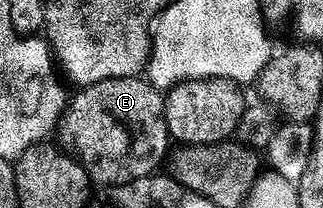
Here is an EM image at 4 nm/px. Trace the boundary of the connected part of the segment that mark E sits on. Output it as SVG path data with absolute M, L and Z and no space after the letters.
M142 75L125 78L109 78L105 82L89 84L78 89L79 92L67 101L67 108L59 119L57 129L58 143L70 152L83 168L95 186L114 186L127 184L130 180L140 180L160 171L159 163L169 156L169 137L165 122L165 96L150 80Z

